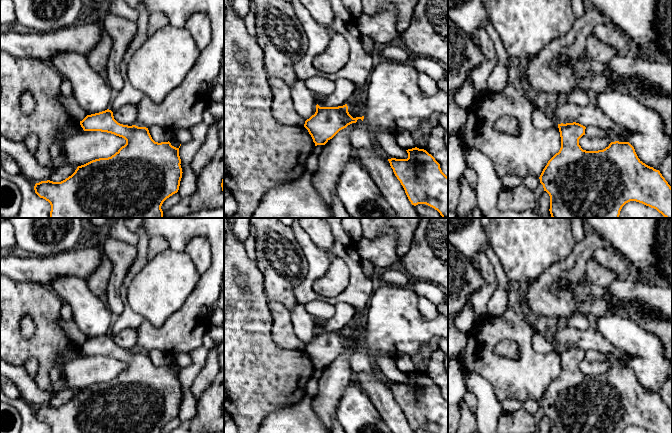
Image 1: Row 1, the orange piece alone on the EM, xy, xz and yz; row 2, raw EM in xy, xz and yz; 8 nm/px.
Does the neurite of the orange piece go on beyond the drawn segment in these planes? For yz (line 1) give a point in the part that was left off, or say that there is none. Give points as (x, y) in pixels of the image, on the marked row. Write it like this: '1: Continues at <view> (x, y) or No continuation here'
1: No continuation here

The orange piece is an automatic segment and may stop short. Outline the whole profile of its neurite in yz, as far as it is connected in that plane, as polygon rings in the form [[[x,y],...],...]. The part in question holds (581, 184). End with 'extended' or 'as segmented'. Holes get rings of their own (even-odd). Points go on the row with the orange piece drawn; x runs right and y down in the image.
[[[573,122],[566,124],[558,124],[560,137],[561,137],[561,148],[558,153],[556,153],[547,163],[543,169],[539,179],[540,183],[543,185],[544,191],[546,191],[550,196],[550,214],[552,218],[619,218],[620,211],[622,207],[630,202],[636,201],[642,203],[646,206],[656,209],[665,218],[672,218],[672,187],[668,184],[665,178],[662,176],[659,170],[654,169],[643,163],[637,156],[634,147],[629,142],[611,142],[608,147],[603,150],[598,151],[586,151],[579,145],[579,139],[585,135],[586,127]]]; as segmented

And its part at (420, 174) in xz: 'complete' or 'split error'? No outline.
complete

